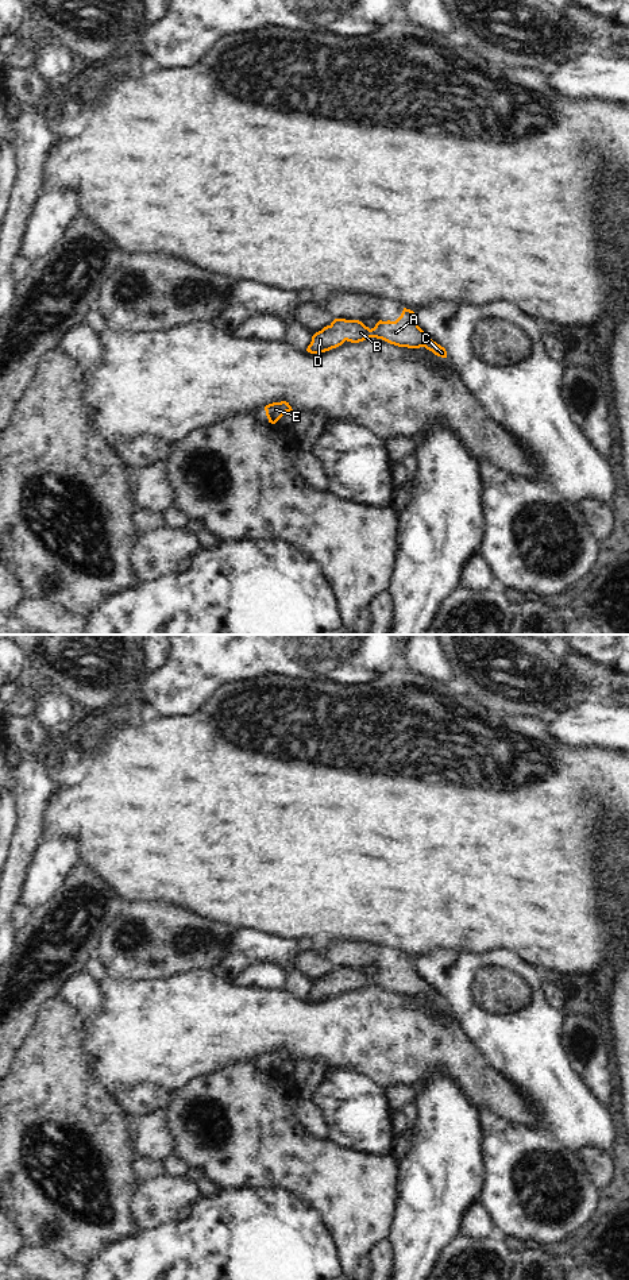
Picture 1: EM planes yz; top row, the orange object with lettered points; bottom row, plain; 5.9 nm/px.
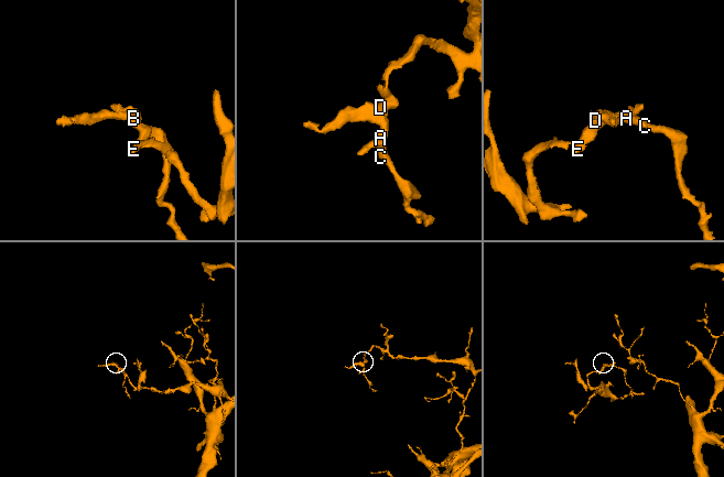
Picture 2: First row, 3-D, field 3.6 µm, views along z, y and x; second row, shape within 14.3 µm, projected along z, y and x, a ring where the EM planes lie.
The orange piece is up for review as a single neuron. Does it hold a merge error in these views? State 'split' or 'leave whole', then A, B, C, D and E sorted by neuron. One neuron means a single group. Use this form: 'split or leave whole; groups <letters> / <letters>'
leave whole; groups A B C D E

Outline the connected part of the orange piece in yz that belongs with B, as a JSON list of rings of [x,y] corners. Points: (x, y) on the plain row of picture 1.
[[[404,956],[395,969],[379,968],[371,978],[359,968],[335,967],[329,974],[312,984],[306,999],[310,1002],[321,1002],[341,994],[346,988],[359,991],[370,986],[382,987],[398,995],[425,995],[435,1003],[447,1006],[445,996],[433,990],[418,975],[414,960],[406,956]]]

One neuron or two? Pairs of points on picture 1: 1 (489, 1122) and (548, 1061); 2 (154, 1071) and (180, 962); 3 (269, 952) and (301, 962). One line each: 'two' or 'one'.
1: two
2: two
3: two

